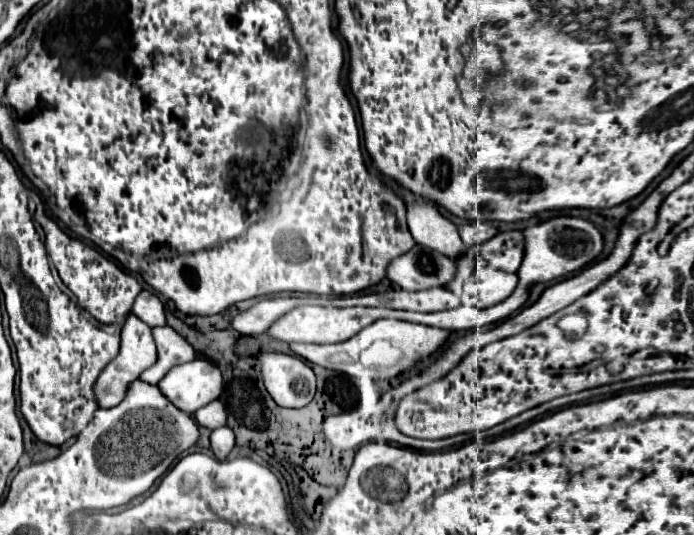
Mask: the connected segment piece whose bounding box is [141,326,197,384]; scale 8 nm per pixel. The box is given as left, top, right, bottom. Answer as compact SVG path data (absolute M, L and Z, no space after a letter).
M171 326L153 328L153 338L157 342L159 360L155 366L147 368L141 374L143 382L157 384L167 374L167 370L171 370L171 366L179 366L183 362L193 362L197 358L193 346L183 336L179 336Z

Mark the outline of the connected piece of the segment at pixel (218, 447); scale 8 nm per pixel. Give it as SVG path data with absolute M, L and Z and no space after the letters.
M227 426L211 432L211 450L219 460L225 460L233 450L233 446L235 446L235 434Z

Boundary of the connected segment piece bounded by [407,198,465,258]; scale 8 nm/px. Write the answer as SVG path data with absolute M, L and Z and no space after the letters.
M419 198L407 208L407 224L417 244L437 250L447 258L457 258L465 254L465 244L459 242L459 232L455 224L443 218L435 204Z

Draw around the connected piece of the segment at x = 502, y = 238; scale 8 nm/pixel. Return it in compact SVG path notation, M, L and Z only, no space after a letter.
M499 232L481 246L481 258L497 270L517 272L523 262L523 232Z

